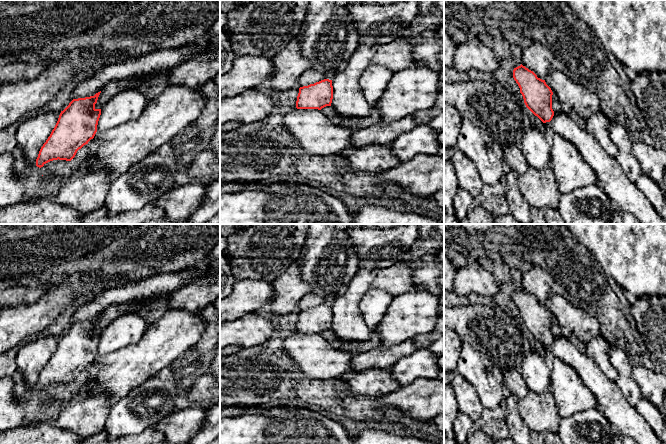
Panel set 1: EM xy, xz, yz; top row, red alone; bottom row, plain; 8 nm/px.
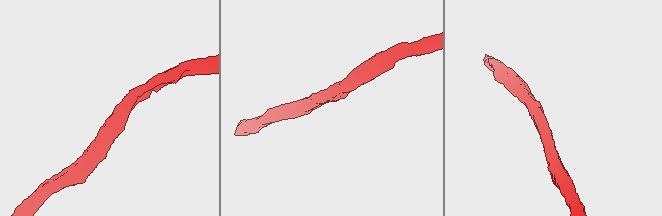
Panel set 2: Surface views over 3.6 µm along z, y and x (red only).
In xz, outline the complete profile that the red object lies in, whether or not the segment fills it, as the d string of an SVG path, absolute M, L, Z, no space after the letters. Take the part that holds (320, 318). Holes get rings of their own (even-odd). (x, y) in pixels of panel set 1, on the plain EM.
M324 303L299 312L297 333L318 333L331 330L333 323L332 304Z

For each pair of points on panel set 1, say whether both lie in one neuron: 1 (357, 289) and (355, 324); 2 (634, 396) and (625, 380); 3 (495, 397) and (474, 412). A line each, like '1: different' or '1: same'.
1: same
2: same
3: different

